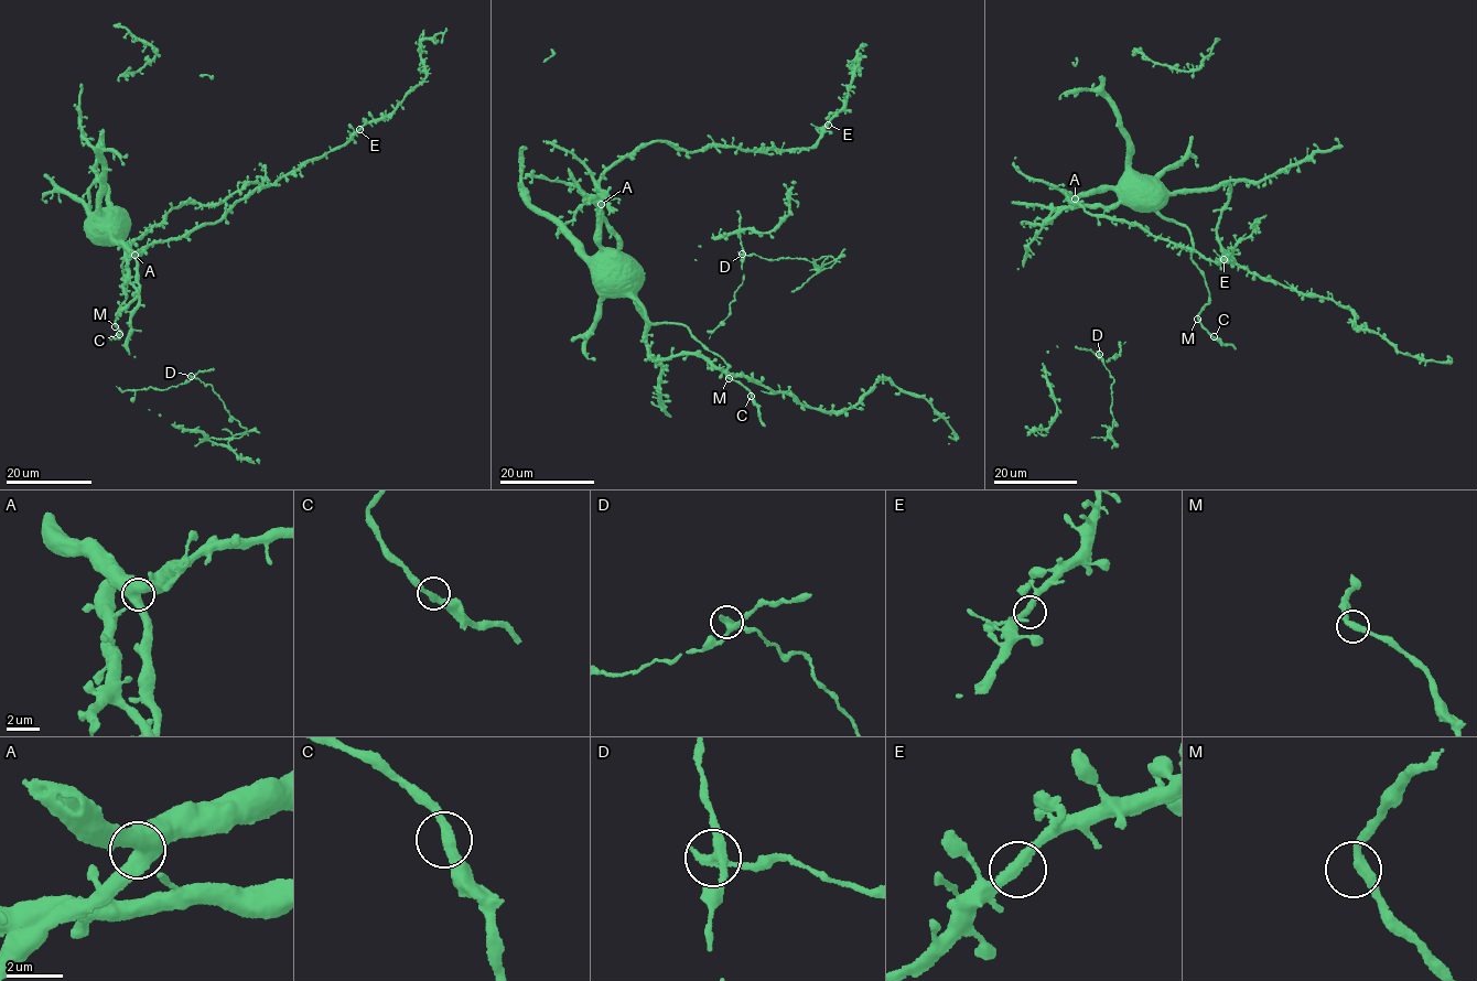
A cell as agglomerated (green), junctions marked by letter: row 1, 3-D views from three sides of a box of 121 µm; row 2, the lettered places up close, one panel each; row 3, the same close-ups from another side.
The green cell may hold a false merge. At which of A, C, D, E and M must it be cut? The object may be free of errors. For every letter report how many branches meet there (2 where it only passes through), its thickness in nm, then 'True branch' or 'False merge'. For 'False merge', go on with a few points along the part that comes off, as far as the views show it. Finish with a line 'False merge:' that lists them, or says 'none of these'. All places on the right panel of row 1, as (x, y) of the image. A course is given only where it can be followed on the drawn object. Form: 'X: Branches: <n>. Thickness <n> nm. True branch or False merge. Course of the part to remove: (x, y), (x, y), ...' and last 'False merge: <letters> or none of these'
A: Branches: 3. Thickness 500 nm. True branch
C: Branches: 2. Thickness 320 nm. True branch
D: Branches: 3. Thickness 280 nm. False merge. Course of the part to remove: (1098, 354), (1113, 379), (1112, 440), (1107, 434), (1108, 428), (1101, 426)
E: Branches: 2. Thickness 340 nm. True branch
M: Branches: 2. Thickness 320 nm. True branch
False merge: D

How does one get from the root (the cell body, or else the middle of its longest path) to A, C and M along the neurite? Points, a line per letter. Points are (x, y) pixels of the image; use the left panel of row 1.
A: (107, 217), (116, 229), (112, 237), (135, 255)
C: (107, 217), (101, 238), (106, 241), (100, 243), (112, 239), (124, 248), (126, 298), (115, 322), (119, 334)
M: (107, 217), (101, 238), (106, 241), (100, 243), (112, 239), (122, 247), (126, 282), (115, 326)

